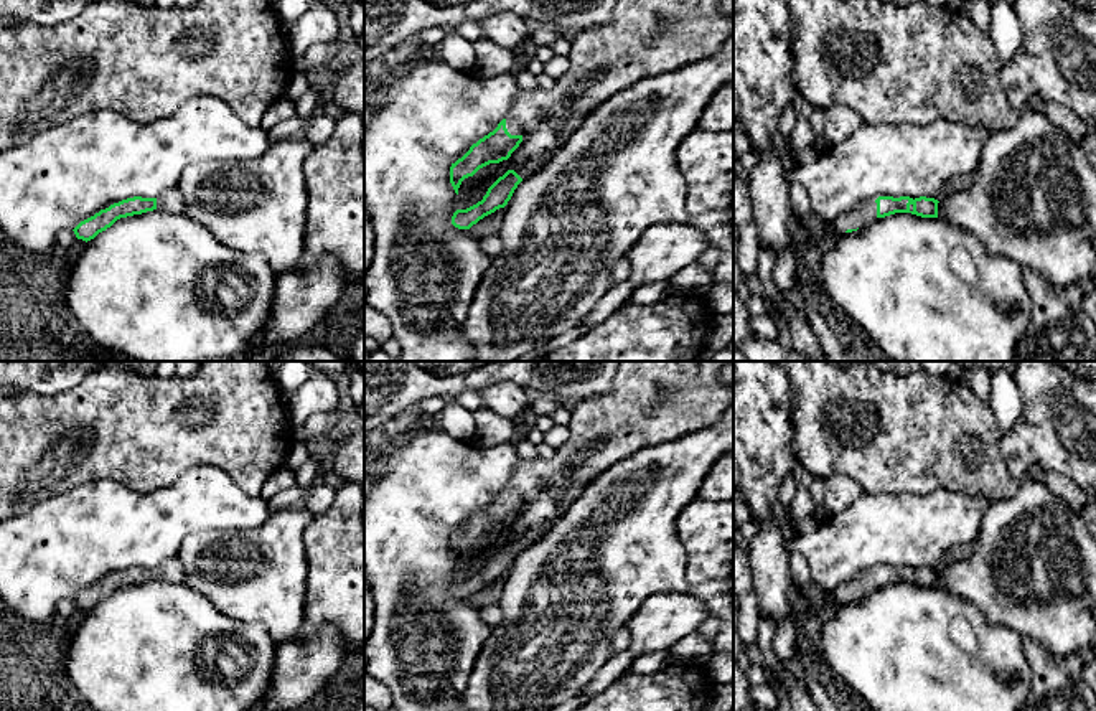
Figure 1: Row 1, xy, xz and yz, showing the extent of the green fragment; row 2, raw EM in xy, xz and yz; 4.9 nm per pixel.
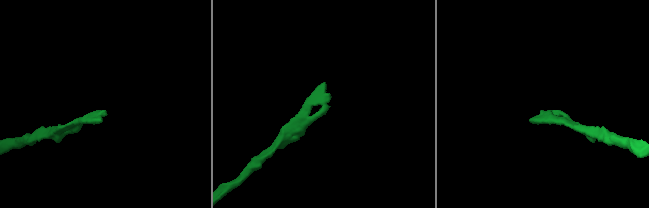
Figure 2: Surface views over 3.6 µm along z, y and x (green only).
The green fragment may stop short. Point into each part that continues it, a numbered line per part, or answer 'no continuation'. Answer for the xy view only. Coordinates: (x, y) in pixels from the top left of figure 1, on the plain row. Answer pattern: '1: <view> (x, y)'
1: xy (172, 569)

